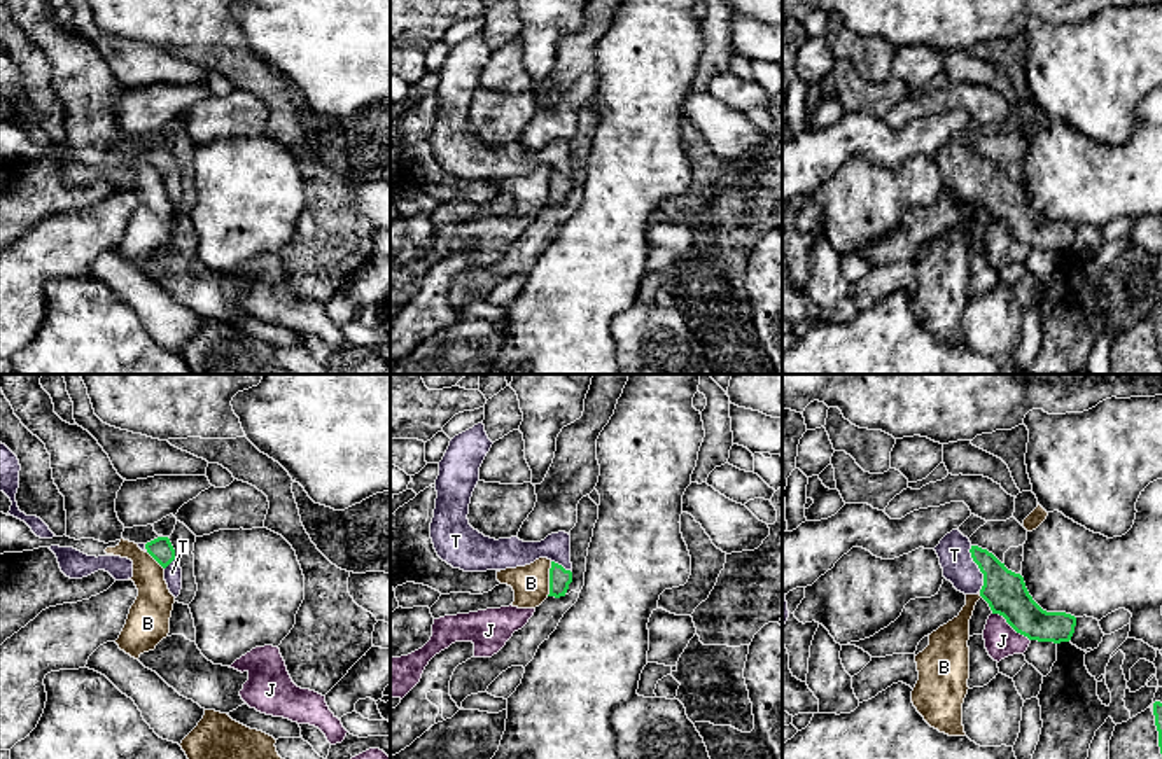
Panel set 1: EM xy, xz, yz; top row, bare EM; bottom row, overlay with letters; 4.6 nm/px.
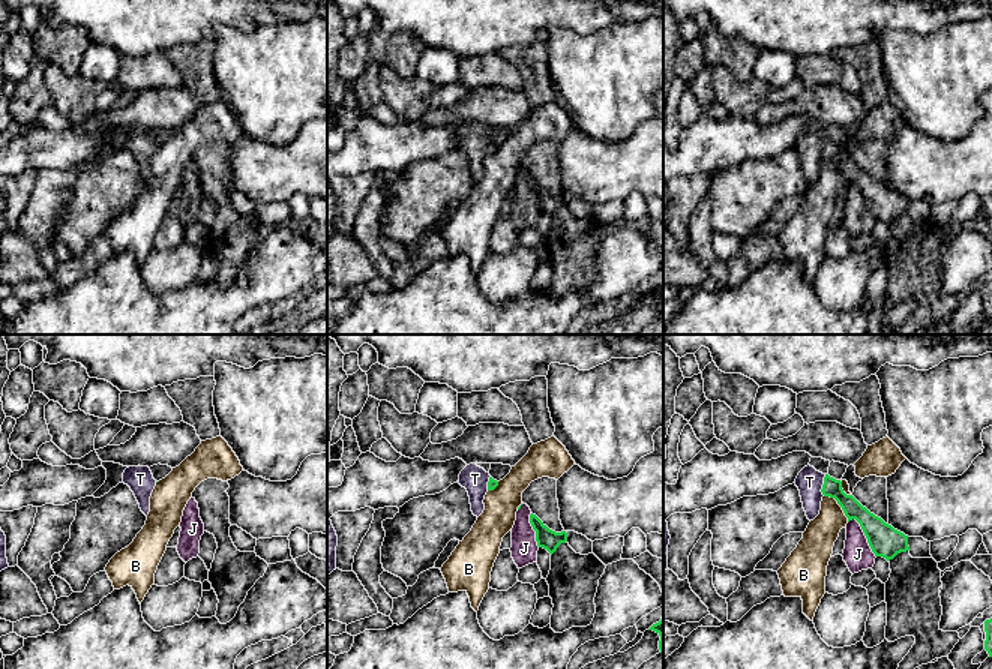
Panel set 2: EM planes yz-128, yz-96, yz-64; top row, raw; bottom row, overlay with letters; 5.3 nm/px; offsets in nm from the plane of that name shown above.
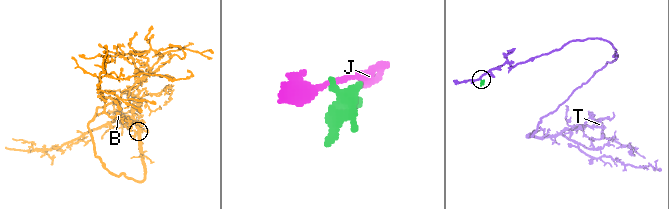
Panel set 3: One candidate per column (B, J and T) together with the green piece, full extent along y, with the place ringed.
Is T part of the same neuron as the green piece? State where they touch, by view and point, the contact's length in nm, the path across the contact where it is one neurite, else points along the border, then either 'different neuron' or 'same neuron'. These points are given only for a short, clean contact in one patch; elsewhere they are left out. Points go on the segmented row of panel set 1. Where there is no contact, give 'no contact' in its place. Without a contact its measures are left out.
meets green in yz at (979, 567); contact 220 nm long; runs through yz (1005, 591), (979, 567), (966, 567), (954, 555); same neuron

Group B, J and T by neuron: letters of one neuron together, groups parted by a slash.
B / J / T

